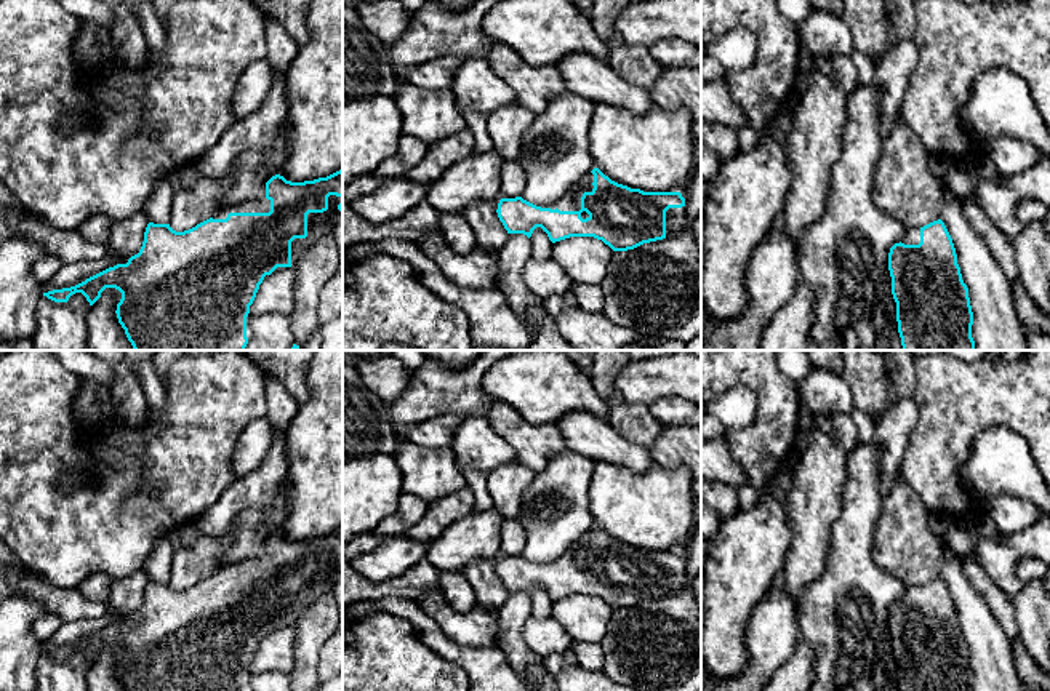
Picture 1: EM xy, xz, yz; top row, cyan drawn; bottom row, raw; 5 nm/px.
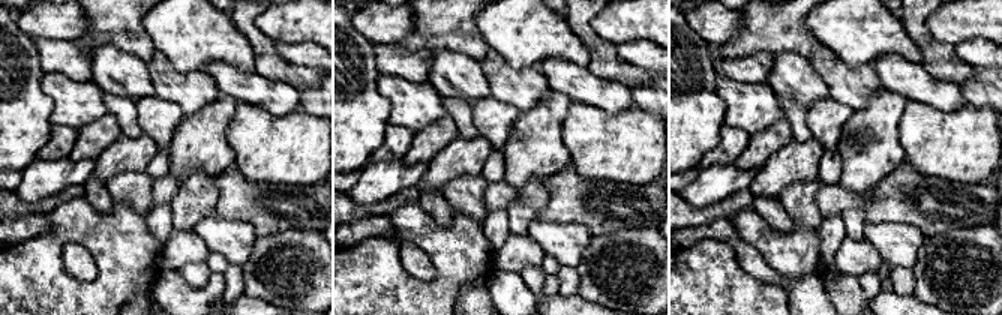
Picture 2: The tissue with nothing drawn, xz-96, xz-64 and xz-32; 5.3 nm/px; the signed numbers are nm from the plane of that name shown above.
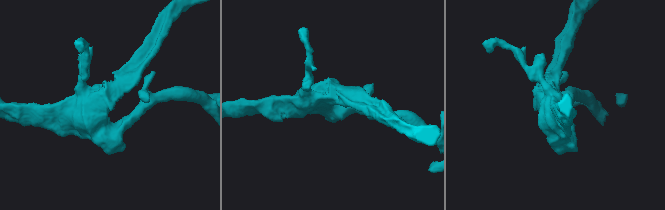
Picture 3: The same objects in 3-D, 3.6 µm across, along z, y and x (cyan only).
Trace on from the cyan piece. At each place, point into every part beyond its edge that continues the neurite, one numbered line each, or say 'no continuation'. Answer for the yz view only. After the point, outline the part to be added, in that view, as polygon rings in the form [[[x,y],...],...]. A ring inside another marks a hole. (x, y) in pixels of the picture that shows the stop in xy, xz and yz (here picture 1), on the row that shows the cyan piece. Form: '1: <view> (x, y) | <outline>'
1: yz (913, 234) | [[[906,227],[906,234],[901,243],[919,245],[920,243],[920,227]]]

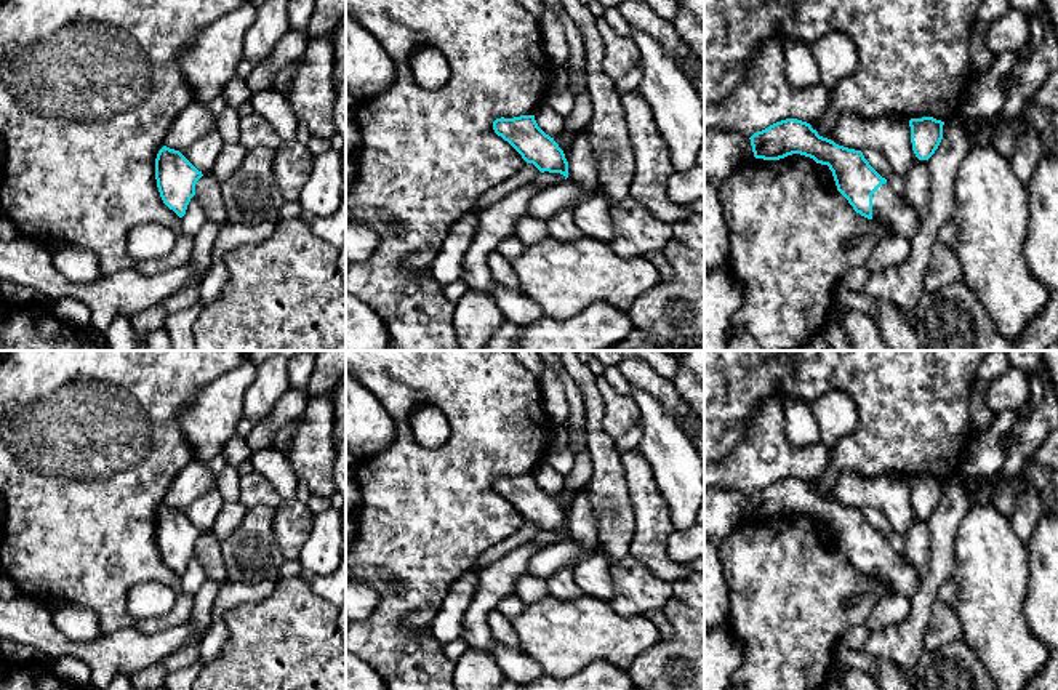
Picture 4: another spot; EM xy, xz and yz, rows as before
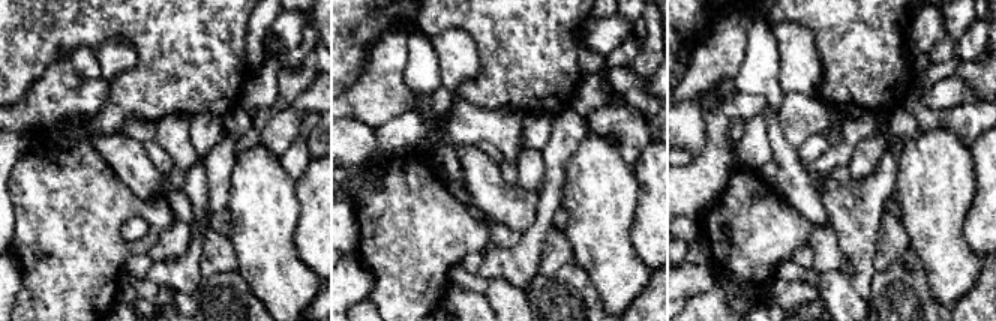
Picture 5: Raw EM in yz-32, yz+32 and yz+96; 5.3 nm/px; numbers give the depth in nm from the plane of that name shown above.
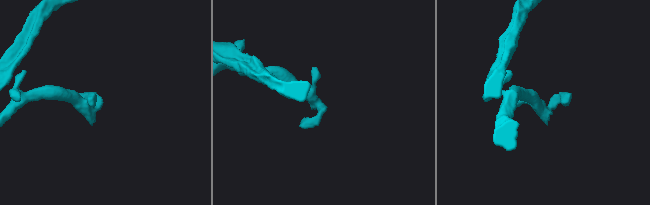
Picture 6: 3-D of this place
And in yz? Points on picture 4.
1: yz (900, 218) | [[[882,184],[872,194],[872,219],[887,227],[890,235],[914,240],[920,231],[920,218],[912,205]]]

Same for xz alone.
1: xz (581, 165) | [[[589,130],[578,131],[568,155],[568,181],[583,189],[581,202],[595,194],[597,163],[591,149]]]

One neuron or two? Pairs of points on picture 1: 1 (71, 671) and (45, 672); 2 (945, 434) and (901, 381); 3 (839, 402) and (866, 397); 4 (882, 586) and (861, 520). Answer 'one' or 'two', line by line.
1: one
2: two
3: two
4: one

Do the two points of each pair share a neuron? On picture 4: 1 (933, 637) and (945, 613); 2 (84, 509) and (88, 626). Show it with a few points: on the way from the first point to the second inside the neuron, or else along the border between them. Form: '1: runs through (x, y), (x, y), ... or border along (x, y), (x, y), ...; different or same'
1: runs through (940, 631), (943, 620); same
2: border along (52, 602), (88, 607), (96, 615), (101, 633); different

